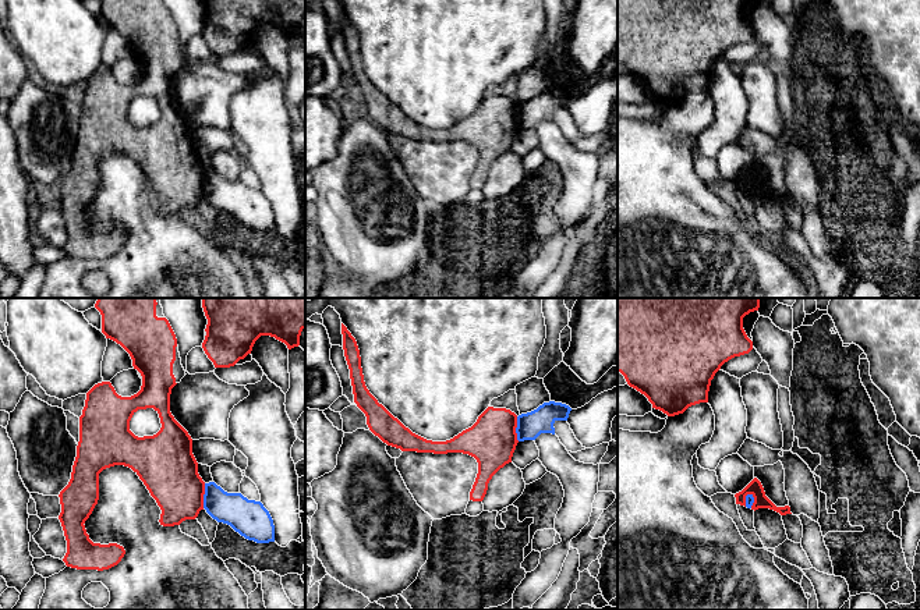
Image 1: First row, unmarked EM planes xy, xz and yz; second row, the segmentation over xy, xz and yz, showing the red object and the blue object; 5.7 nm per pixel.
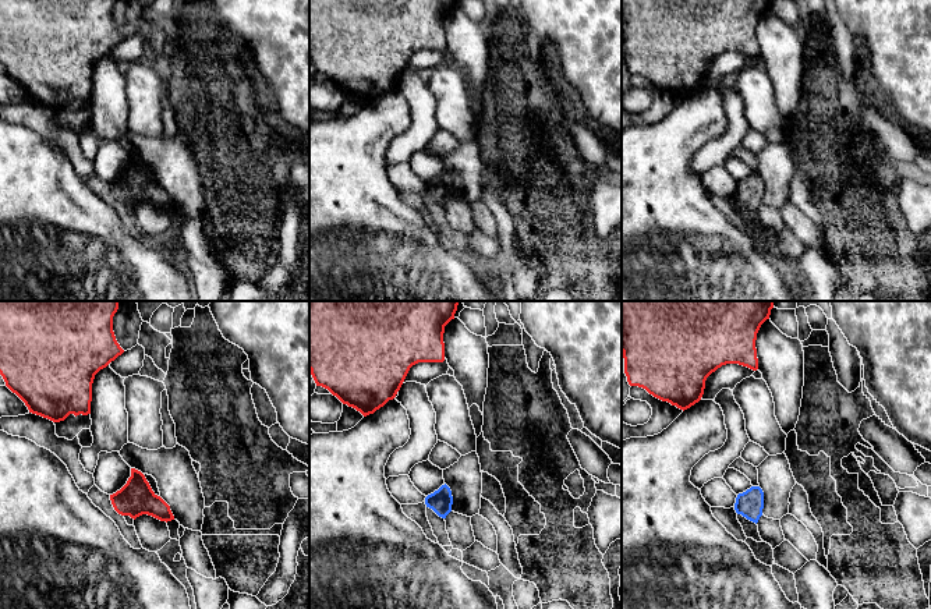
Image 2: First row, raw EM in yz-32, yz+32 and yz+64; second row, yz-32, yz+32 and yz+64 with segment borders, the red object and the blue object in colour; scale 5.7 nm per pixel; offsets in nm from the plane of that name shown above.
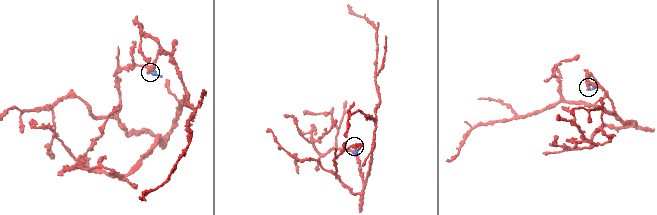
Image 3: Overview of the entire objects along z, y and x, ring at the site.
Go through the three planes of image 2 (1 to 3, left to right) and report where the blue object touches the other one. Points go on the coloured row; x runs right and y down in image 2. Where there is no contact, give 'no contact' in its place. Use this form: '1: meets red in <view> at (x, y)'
1: no contact
2: no contact
3: no contact

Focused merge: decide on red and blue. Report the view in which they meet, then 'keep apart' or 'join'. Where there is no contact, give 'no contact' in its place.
meets red in xy; keep apart

